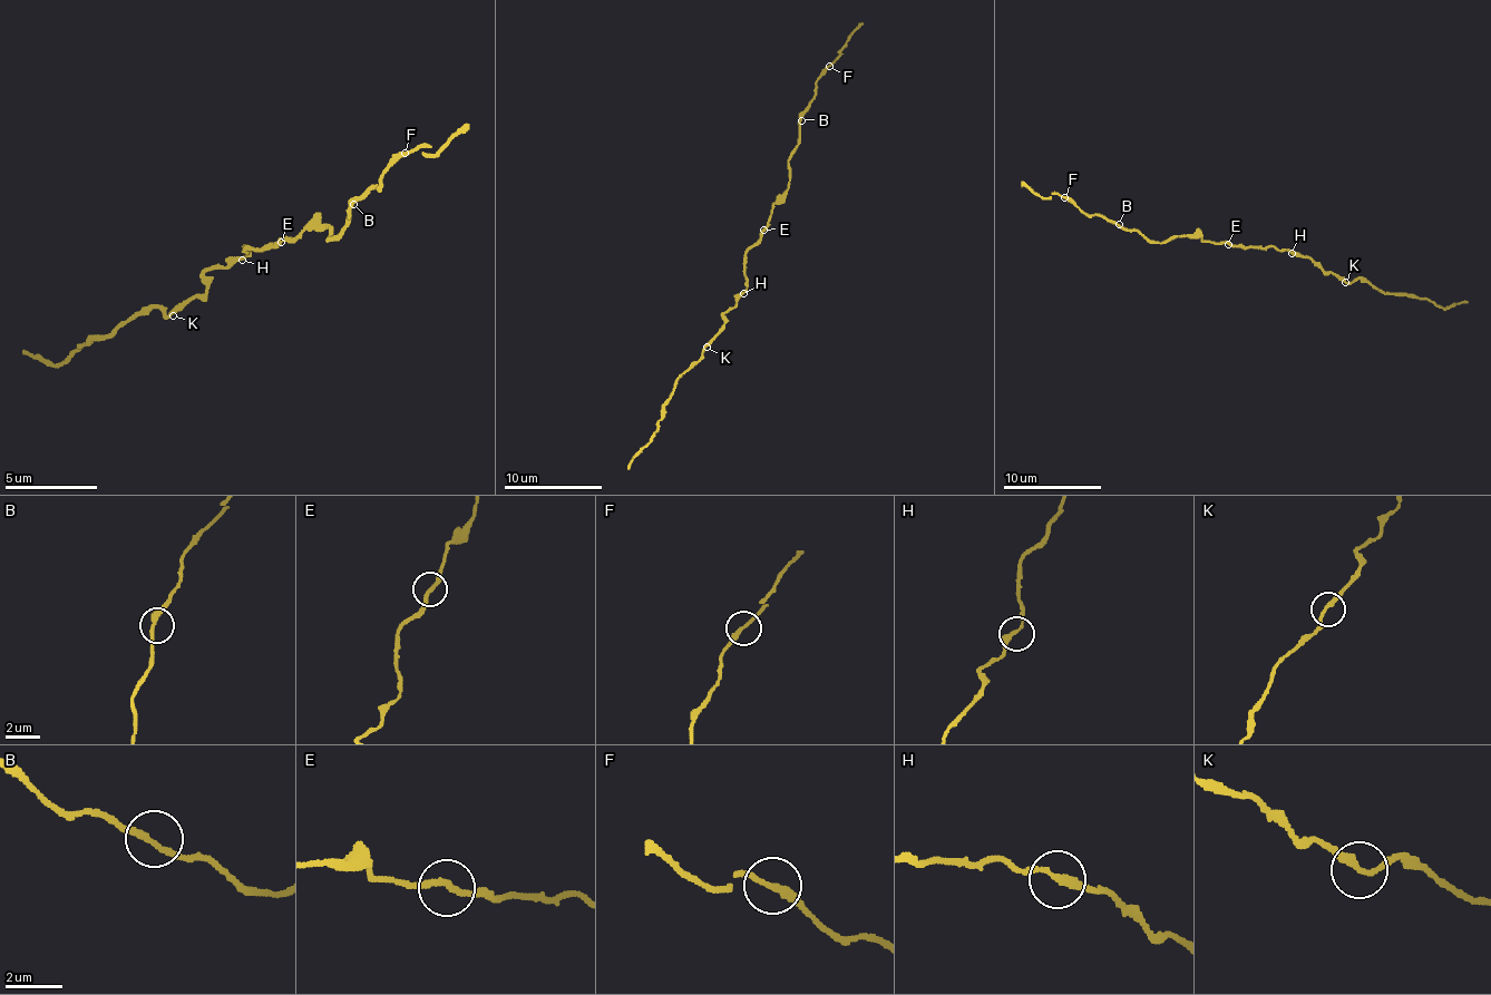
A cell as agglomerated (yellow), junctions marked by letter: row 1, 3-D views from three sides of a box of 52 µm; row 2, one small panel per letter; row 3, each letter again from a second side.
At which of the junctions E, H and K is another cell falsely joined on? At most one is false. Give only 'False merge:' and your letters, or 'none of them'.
False merge: none of them

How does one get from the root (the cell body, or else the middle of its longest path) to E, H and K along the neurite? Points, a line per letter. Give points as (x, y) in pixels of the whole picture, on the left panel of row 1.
E: (256, 251), (265, 251), (280, 241)
H: (256, 251), (247, 251), (247, 246), (247, 255), (242, 260)
K: (256, 251), (247, 251), (247, 246), (247, 255), (224, 269), (210, 269), (205, 288), (173, 315)

